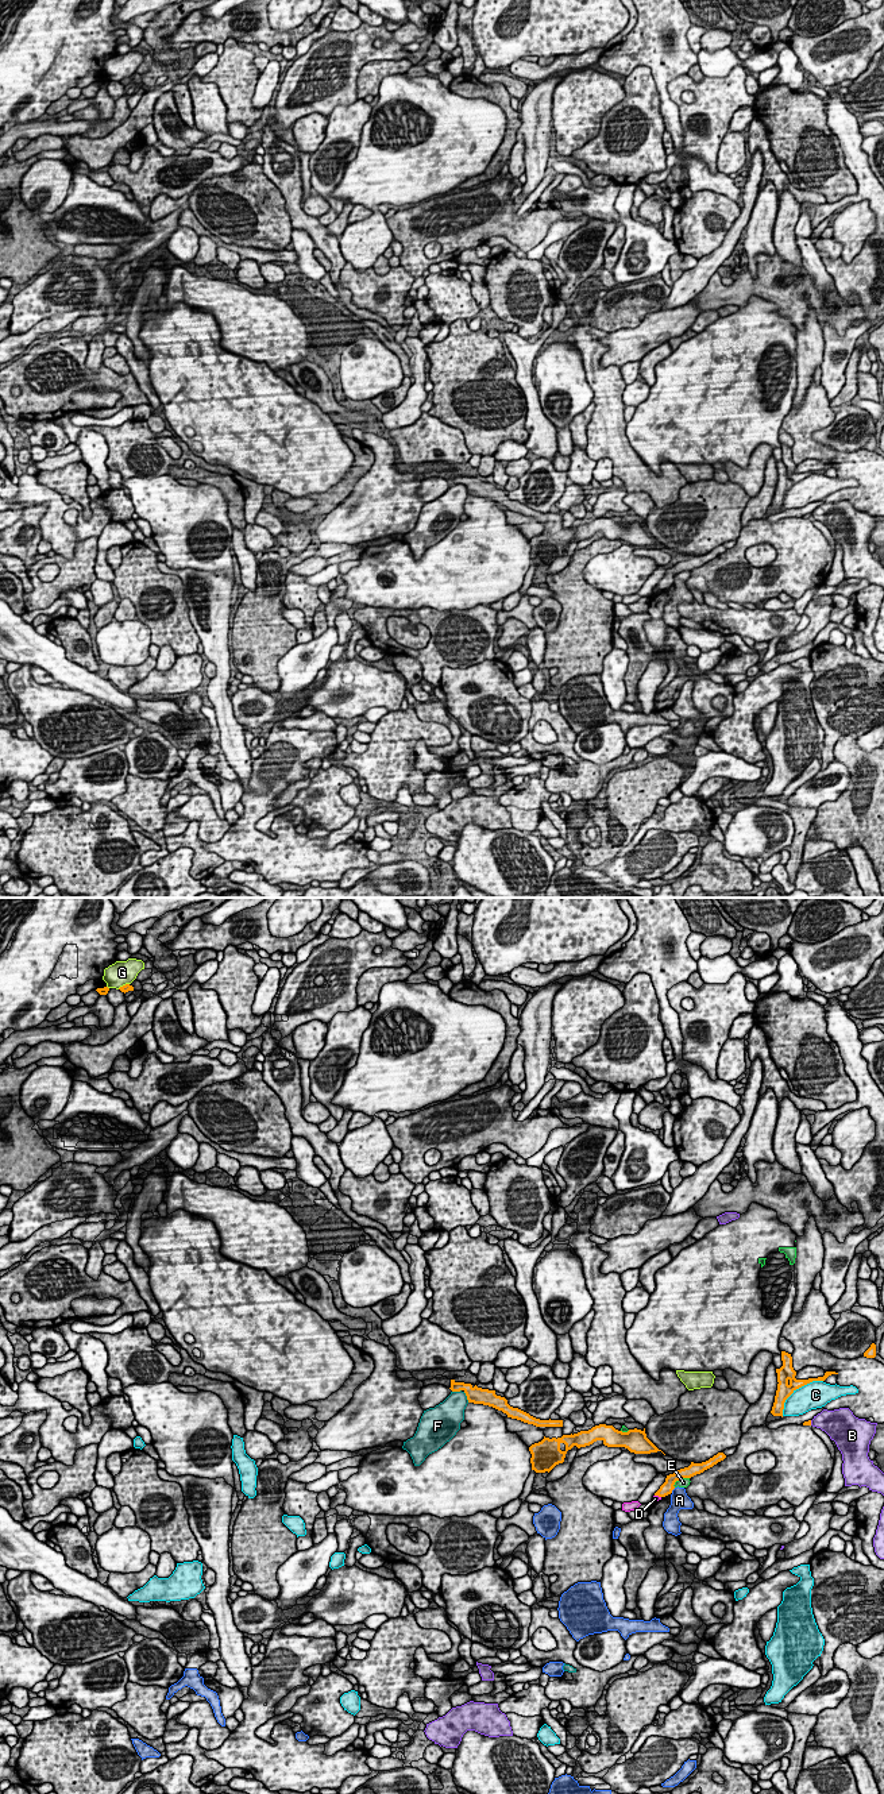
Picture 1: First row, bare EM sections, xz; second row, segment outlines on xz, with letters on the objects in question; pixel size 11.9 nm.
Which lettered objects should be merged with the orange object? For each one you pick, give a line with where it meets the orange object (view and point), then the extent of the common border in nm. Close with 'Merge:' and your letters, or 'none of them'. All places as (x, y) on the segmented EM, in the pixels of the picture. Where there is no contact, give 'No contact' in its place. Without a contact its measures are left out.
Merge: none of them

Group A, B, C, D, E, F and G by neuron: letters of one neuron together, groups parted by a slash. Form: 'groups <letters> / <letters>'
groups A / B / C D / E / F / G

